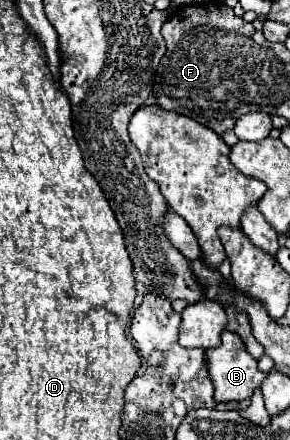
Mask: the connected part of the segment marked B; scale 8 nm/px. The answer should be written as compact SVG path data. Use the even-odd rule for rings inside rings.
M228 330L222 332L222 344L218 348L206 350L206 368L208 368L208 374L212 376L212 384L216 390L214 392L216 402L232 402L232 400L240 402L240 400L252 398L252 392L268 376L266 372L258 370L258 362L248 354L240 336L234 332L228 332Z

